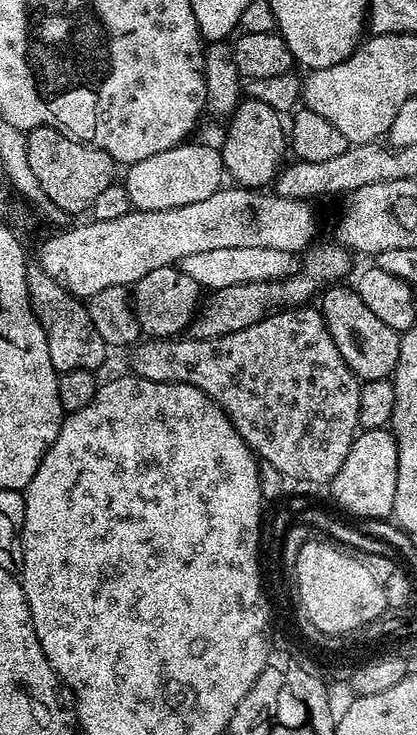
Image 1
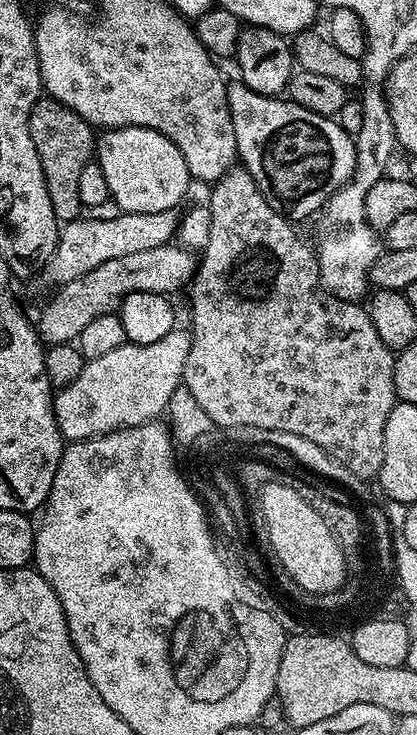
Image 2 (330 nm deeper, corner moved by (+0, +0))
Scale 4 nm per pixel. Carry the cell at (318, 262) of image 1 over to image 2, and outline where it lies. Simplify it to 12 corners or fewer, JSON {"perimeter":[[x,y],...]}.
{"perimeter":[[191,331],[85,363],[52,409],[65,441],[165,415]]}

